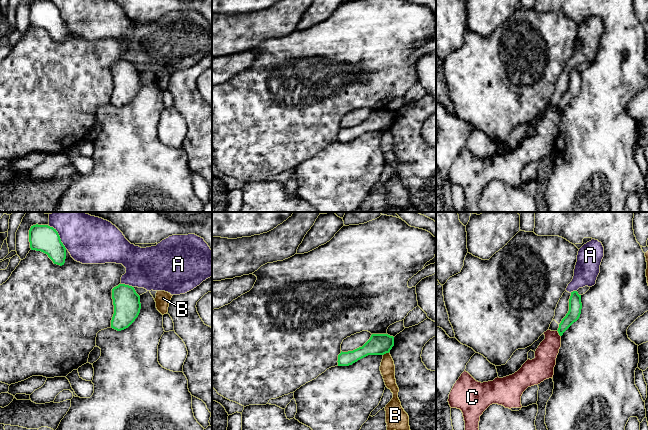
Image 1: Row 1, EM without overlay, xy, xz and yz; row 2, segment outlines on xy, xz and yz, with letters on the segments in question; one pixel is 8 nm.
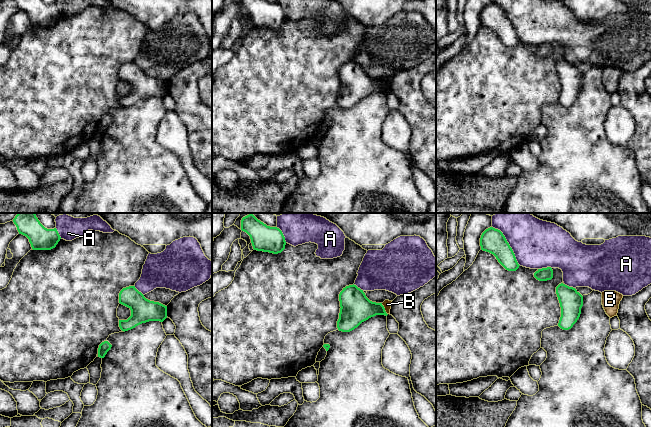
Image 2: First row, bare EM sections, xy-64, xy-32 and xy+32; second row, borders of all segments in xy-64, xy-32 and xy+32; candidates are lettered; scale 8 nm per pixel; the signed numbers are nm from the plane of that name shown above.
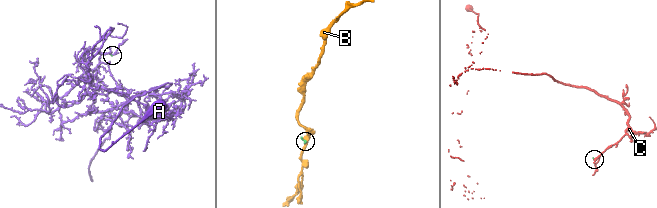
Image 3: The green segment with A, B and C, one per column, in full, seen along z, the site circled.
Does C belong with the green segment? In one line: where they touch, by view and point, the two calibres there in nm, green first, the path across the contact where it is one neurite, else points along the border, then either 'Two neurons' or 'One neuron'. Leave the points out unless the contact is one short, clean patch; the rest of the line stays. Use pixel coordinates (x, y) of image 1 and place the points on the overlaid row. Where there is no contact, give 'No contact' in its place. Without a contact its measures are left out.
Touches green at yz (558, 332). Thickness 110 nm (green) against 180 nm. Boundary: yz (557, 330), (560, 336). Two neurons

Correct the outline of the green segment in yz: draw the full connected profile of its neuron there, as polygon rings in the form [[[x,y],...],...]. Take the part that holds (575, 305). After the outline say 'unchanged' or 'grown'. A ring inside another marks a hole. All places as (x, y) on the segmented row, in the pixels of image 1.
[[[577,291],[571,292],[571,296],[569,299],[569,311],[566,316],[562,319],[559,324],[558,333],[560,336],[574,323],[576,322],[581,314],[582,303],[581,303],[581,295],[578,294]]]; unchanged

